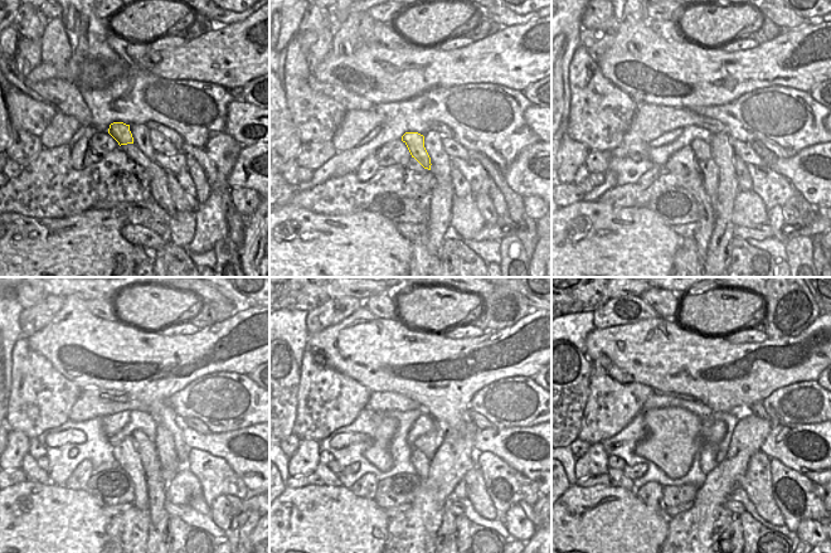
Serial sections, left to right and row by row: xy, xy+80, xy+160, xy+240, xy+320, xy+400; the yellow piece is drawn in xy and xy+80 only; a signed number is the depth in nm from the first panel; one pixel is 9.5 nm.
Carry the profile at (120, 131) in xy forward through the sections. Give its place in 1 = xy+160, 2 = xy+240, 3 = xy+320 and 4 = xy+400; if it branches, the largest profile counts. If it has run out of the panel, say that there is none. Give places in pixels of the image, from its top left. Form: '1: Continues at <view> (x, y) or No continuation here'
1: Continues at xy+160 (709, 171)
2: Continues at xy+240 (158, 488)
3: Continues at xy+320 (448, 527)
4: Continues at xy+400 (733, 533)

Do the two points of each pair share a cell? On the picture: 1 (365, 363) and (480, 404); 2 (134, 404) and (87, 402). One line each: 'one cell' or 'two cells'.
1: two cells
2: one cell

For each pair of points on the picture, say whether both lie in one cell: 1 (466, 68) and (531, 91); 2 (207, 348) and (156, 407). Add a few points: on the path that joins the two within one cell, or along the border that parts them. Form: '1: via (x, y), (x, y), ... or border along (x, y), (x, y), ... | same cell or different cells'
1: border along (538, 81), (528, 85), (521, 91) | different cells
2: via (199, 365), (188, 377), (180, 377), (168, 389) | same cell

